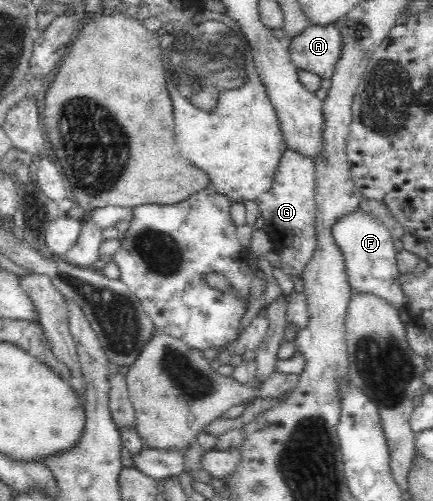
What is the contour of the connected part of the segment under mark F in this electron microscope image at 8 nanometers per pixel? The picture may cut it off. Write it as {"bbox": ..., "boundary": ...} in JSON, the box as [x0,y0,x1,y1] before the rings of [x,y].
{"bbox":[332,208,407,311],"boundary":[[[362,208],[354,210],[352,214],[346,214],[339,218],[338,222],[332,226],[332,235],[334,242],[343,254],[345,269],[348,276],[348,282],[354,292],[372,293],[376,297],[383,298],[391,304],[397,311],[407,311],[406,293],[403,292],[399,283],[401,273],[397,269],[397,251],[394,247],[394,239],[390,229],[380,221],[381,219],[372,212],[365,212]]]}

